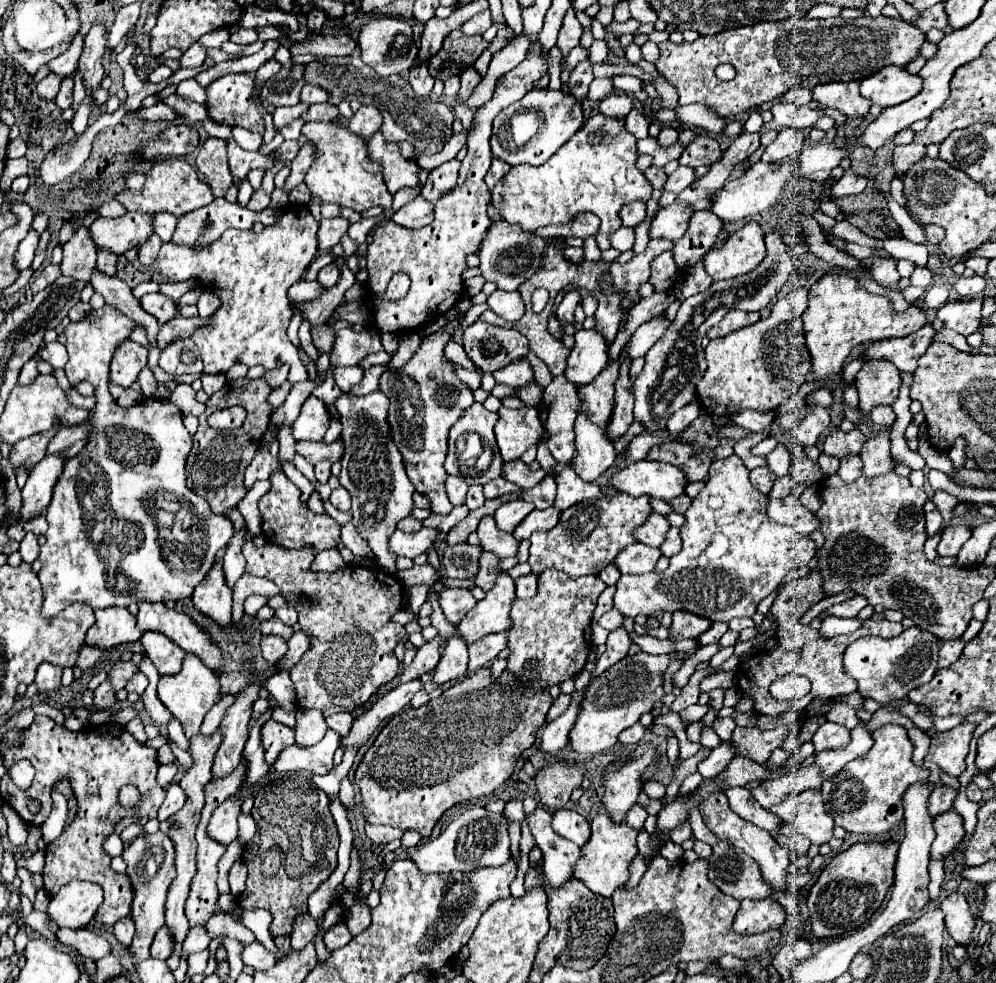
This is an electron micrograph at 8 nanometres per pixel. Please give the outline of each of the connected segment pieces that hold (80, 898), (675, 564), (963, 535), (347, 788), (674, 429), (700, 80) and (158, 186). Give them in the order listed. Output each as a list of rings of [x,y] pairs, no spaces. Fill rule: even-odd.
[[[69,881],[51,897],[47,913],[59,927],[81,929],[93,919],[97,905],[101,905],[101,897],[101,887],[95,883]]]
[[[737,455],[713,461],[709,481],[683,513],[685,525],[679,527],[681,551],[671,557],[669,569],[663,573],[621,575],[615,593],[615,607],[627,617],[657,617],[661,611],[687,611],[713,623],[729,623],[735,617],[753,617],[759,601],[765,599],[789,571],[807,565],[815,555],[815,543],[809,537],[799,535],[793,527],[785,527],[769,519],[767,501],[767,495],[759,493],[749,483],[749,471]]]
[[[953,523],[941,531],[941,541],[937,545],[937,553],[939,555],[957,555],[969,537],[971,537],[969,527],[961,525],[961,523]]]
[[[346,777],[341,781],[341,789],[339,791],[339,799],[342,804],[349,809],[355,806],[353,783]]]
[[[690,403],[677,410],[667,422],[667,428],[671,433],[677,433],[687,428],[700,415],[700,407],[696,403]]]
[[[841,17],[833,19],[783,19],[775,23],[757,23],[747,27],[737,27],[729,31],[721,31],[713,37],[699,37],[693,43],[675,45],[665,41],[659,45],[661,57],[657,61],[657,71],[677,89],[679,105],[703,103],[707,107],[717,109],[721,117],[743,113],[751,107],[759,107],[775,97],[783,95],[793,85],[803,85],[813,89],[821,83],[831,81],[861,81],[867,75],[877,73],[877,69],[885,65],[907,65],[913,57],[919,55],[919,47],[925,41],[925,35],[911,23],[889,17],[859,17],[853,21],[845,21]],[[719,63],[731,63],[737,71],[733,81],[719,81],[715,77],[715,69]]]
[[[165,157],[165,159],[153,159],[151,167],[145,171],[145,185],[143,189],[123,189],[115,195],[115,199],[127,209],[127,211],[139,211],[139,213],[157,213],[166,211],[173,213],[175,217],[181,217],[183,213],[195,211],[203,205],[209,205],[215,197],[211,193],[211,187],[199,179],[199,173],[183,159],[183,157]]]

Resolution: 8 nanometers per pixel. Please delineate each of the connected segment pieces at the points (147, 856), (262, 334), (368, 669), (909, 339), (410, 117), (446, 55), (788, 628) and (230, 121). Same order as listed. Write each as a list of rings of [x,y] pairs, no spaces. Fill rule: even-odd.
[[[157,831],[153,835],[139,835],[137,839],[131,841],[131,845],[123,851],[123,859],[127,863],[127,875],[131,877],[135,897],[131,905],[131,919],[135,923],[135,937],[129,947],[133,965],[149,959],[149,947],[153,943],[153,937],[157,929],[165,923],[165,899],[167,899],[167,889],[171,881],[175,879],[175,847],[173,841]]]
[[[293,207],[289,213],[291,215],[281,215],[275,225],[265,227],[261,233],[228,229],[189,261],[157,261],[159,271],[169,281],[197,277],[201,287],[223,303],[221,309],[213,313],[213,325],[209,325],[209,329],[197,329],[191,337],[201,351],[205,373],[225,373],[235,363],[247,367],[261,365],[267,371],[287,363],[291,365],[291,383],[307,379],[299,351],[285,333],[291,321],[287,289],[301,279],[317,255],[319,223],[305,207]]]
[[[247,531],[245,545],[241,549],[247,559],[247,573],[255,577],[265,577],[273,581],[283,593],[295,593],[297,597],[309,599],[309,605],[295,607],[299,611],[299,623],[303,631],[311,637],[311,649],[299,659],[299,663],[291,669],[291,681],[297,691],[297,707],[301,709],[319,709],[325,717],[339,711],[353,711],[357,705],[363,705],[381,685],[389,683],[399,673],[399,661],[393,653],[397,641],[405,635],[405,627],[391,623],[393,613],[403,607],[405,587],[395,577],[385,573],[379,567],[365,569],[363,565],[347,565],[335,573],[313,573],[311,561],[315,559],[313,549],[281,549],[279,545],[265,543],[257,547],[253,543],[253,535]]]
[[[925,325],[913,335],[873,341],[863,351],[863,361],[891,361],[901,373],[913,373],[917,369],[917,359],[927,351],[931,339],[935,339],[937,331],[931,325]]]
[[[355,51],[349,57],[329,57],[321,59],[315,63],[307,65],[305,81],[313,85],[321,85],[327,89],[331,95],[339,95],[345,101],[359,101],[361,105],[375,105],[381,115],[383,115],[383,125],[381,133],[387,141],[409,141],[415,145],[415,153],[425,155],[425,153],[439,153],[453,135],[451,125],[453,125],[453,111],[429,97],[419,97],[411,89],[409,81],[403,75],[389,75],[381,77],[369,69],[359,53]]]
[[[455,29],[445,37],[441,51],[429,59],[429,73],[435,79],[445,81],[467,65],[473,65],[477,57],[489,49],[489,45],[491,43],[487,43],[481,35],[467,37],[461,29]]]
[[[813,569],[803,579],[787,583],[787,587],[777,595],[777,599],[771,605],[771,615],[775,617],[775,623],[777,623],[775,647],[771,647],[767,651],[753,653],[753,657],[741,661],[741,667],[735,673],[737,675],[737,687],[753,699],[755,711],[759,715],[781,715],[787,711],[803,711],[815,699],[829,699],[831,701],[831,699],[837,699],[837,697],[843,697],[843,695],[857,691],[857,681],[853,681],[853,677],[843,673],[843,653],[845,653],[847,645],[857,641],[859,637],[877,635],[883,639],[891,639],[903,631],[901,623],[865,621],[865,625],[859,631],[855,631],[855,635],[841,635],[841,637],[833,637],[833,639],[821,637],[819,631],[805,627],[801,623],[801,617],[813,605],[825,598],[822,584],[823,580],[819,569]],[[791,671],[797,675],[807,675],[807,679],[811,681],[811,693],[799,701],[777,701],[777,699],[773,699],[769,693],[771,681],[775,681],[779,675],[785,675]]]
[[[247,73],[225,75],[225,77],[219,77],[217,81],[213,81],[207,87],[207,103],[205,103],[209,117],[217,123],[223,123],[229,127],[239,125],[239,127],[245,127],[247,131],[263,135],[263,115],[253,99],[253,87],[255,87],[255,81]]]

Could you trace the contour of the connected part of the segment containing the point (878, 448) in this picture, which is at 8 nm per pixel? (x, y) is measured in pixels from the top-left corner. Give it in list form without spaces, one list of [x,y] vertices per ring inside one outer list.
[[[889,429],[877,431],[873,437],[869,437],[861,449],[861,459],[863,459],[863,477],[873,479],[881,473],[891,471],[893,461],[889,453]]]

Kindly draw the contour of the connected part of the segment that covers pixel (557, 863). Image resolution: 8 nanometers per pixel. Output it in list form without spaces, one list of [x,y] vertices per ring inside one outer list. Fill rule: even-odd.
[[[537,807],[535,813],[529,815],[529,829],[543,853],[545,883],[553,889],[559,889],[573,877],[573,865],[583,857],[581,847],[553,831],[551,813],[547,813],[545,807]]]

